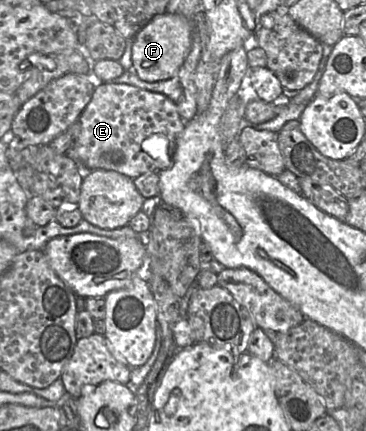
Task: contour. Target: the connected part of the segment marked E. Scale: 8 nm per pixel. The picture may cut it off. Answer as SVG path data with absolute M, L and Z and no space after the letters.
M112 81L96 82L92 98L81 113L79 122L80 134L66 155L70 156L77 165L80 163L89 170L113 170L132 179L146 172L160 172L171 167L177 138L186 124L174 102L166 95Z

